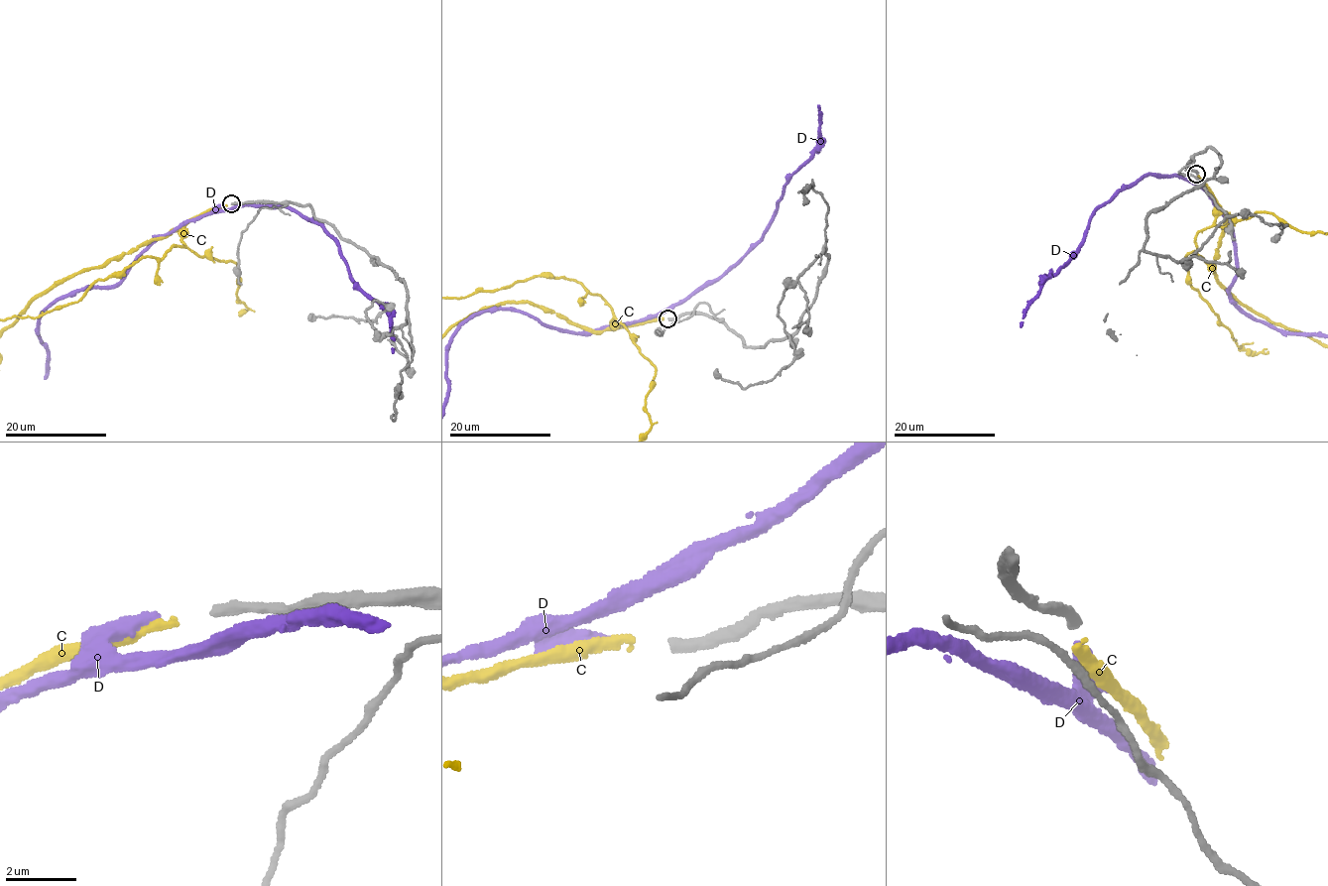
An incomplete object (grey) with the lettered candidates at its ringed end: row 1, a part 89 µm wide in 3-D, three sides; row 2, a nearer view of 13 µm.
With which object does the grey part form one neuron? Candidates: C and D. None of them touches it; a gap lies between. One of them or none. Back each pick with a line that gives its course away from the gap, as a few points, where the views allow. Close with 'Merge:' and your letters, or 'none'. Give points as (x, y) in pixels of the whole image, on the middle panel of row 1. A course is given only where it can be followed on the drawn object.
Merge: C

